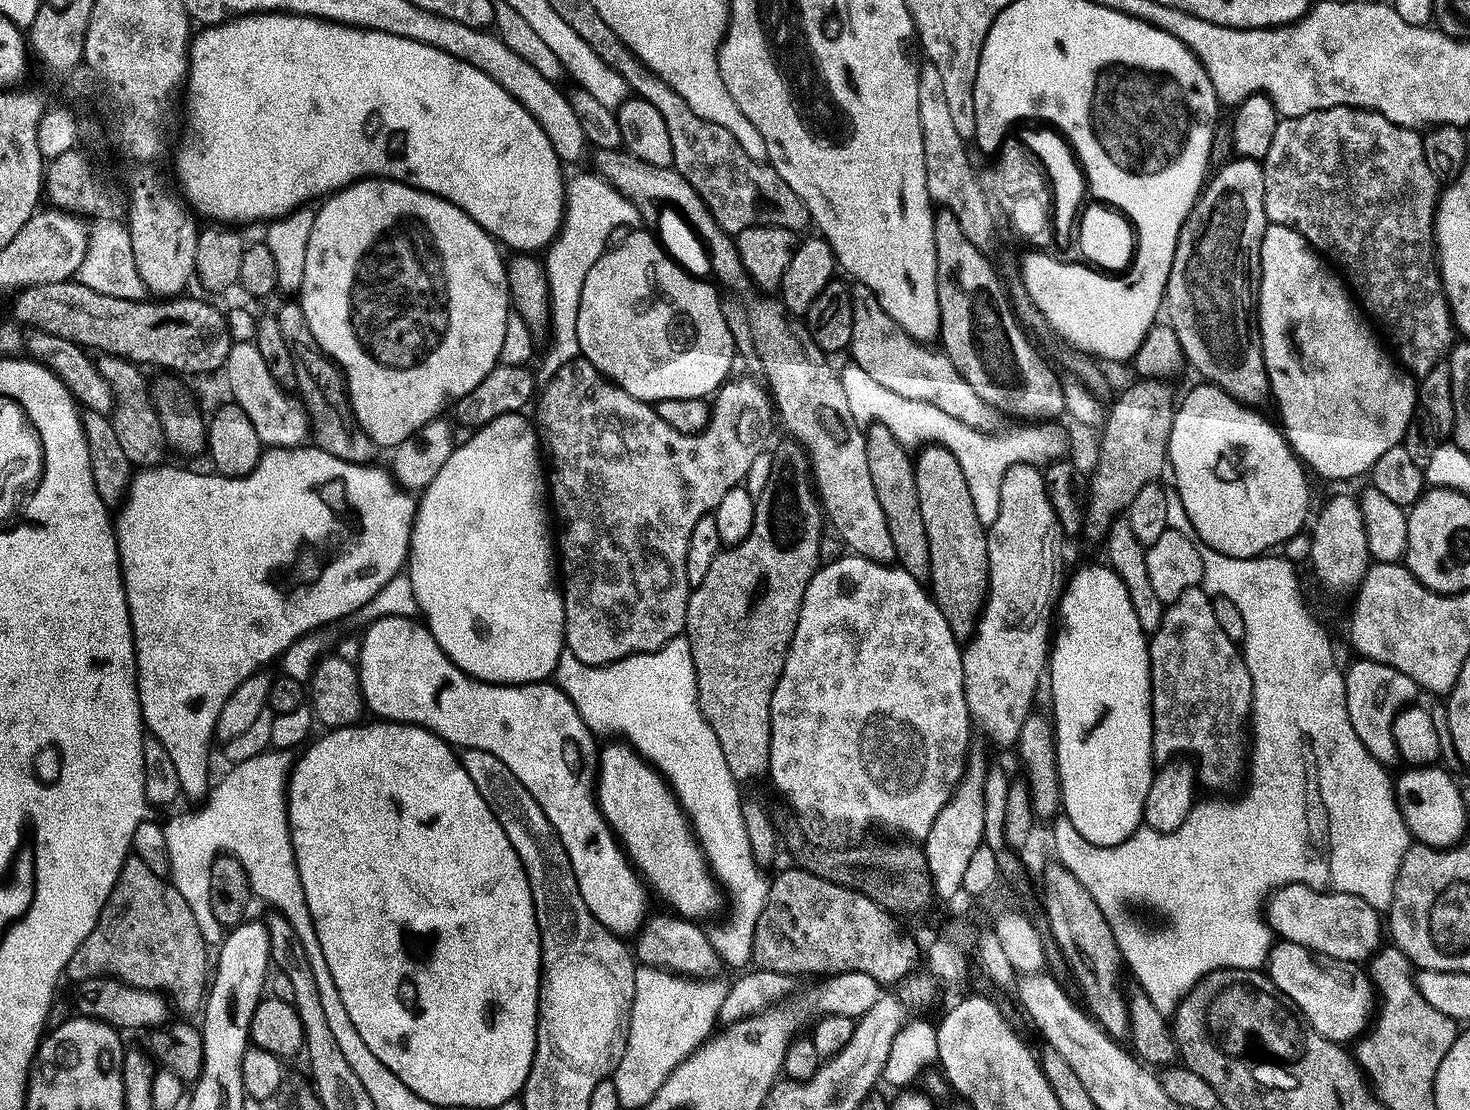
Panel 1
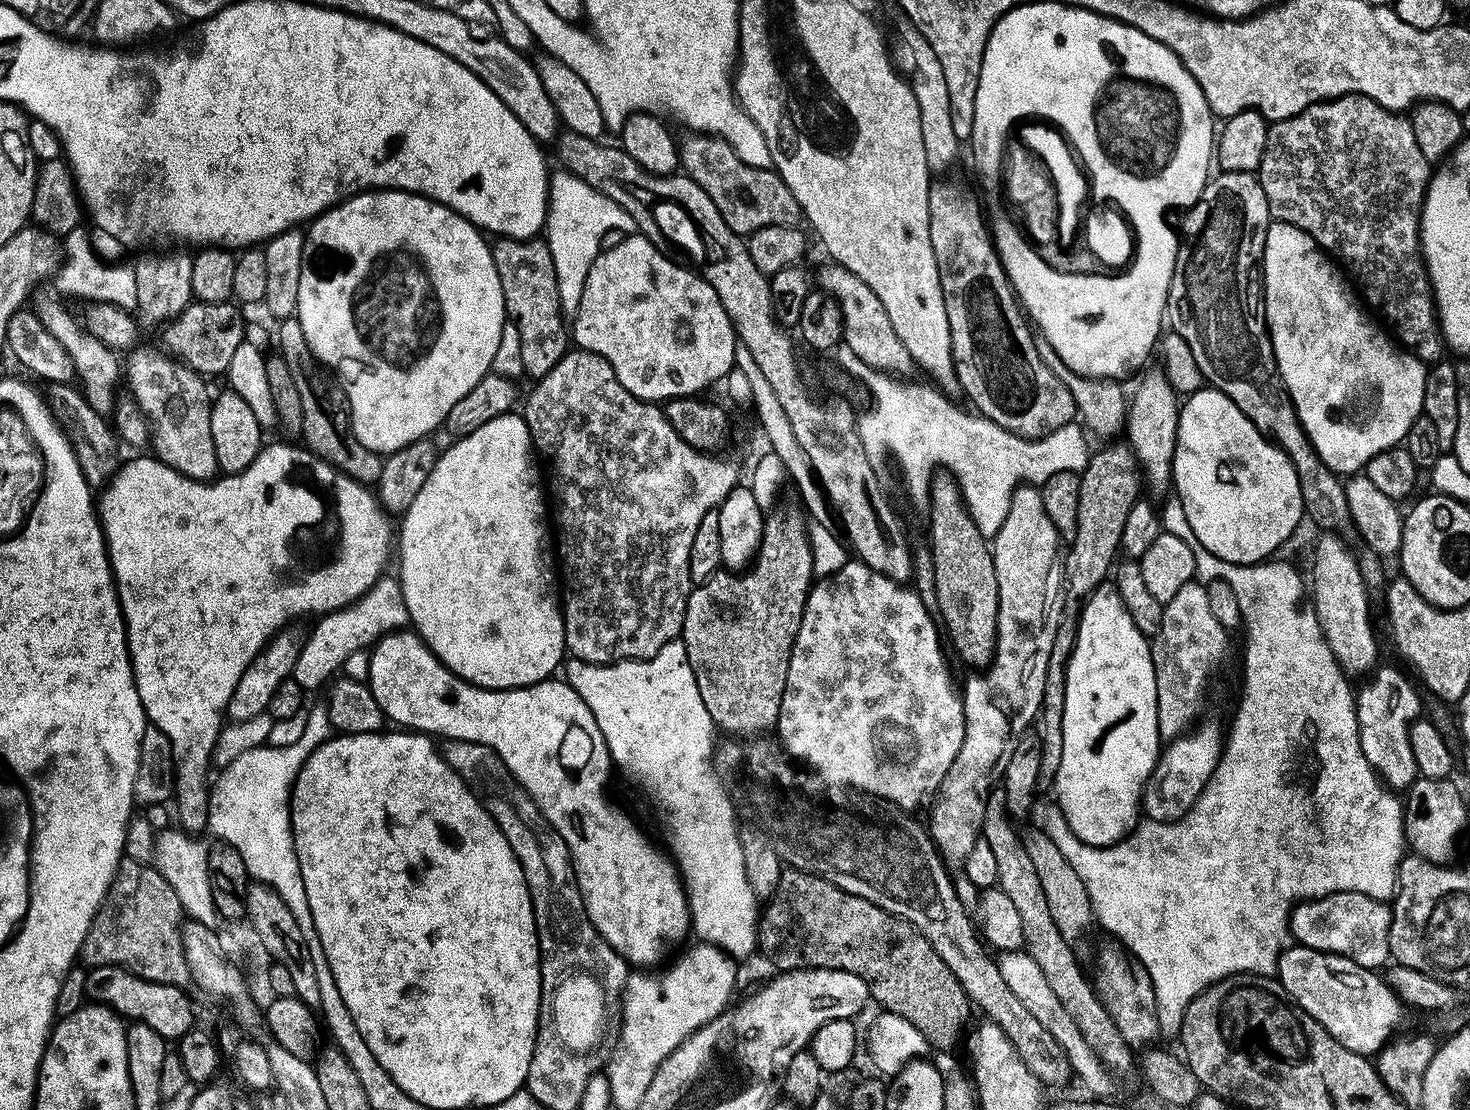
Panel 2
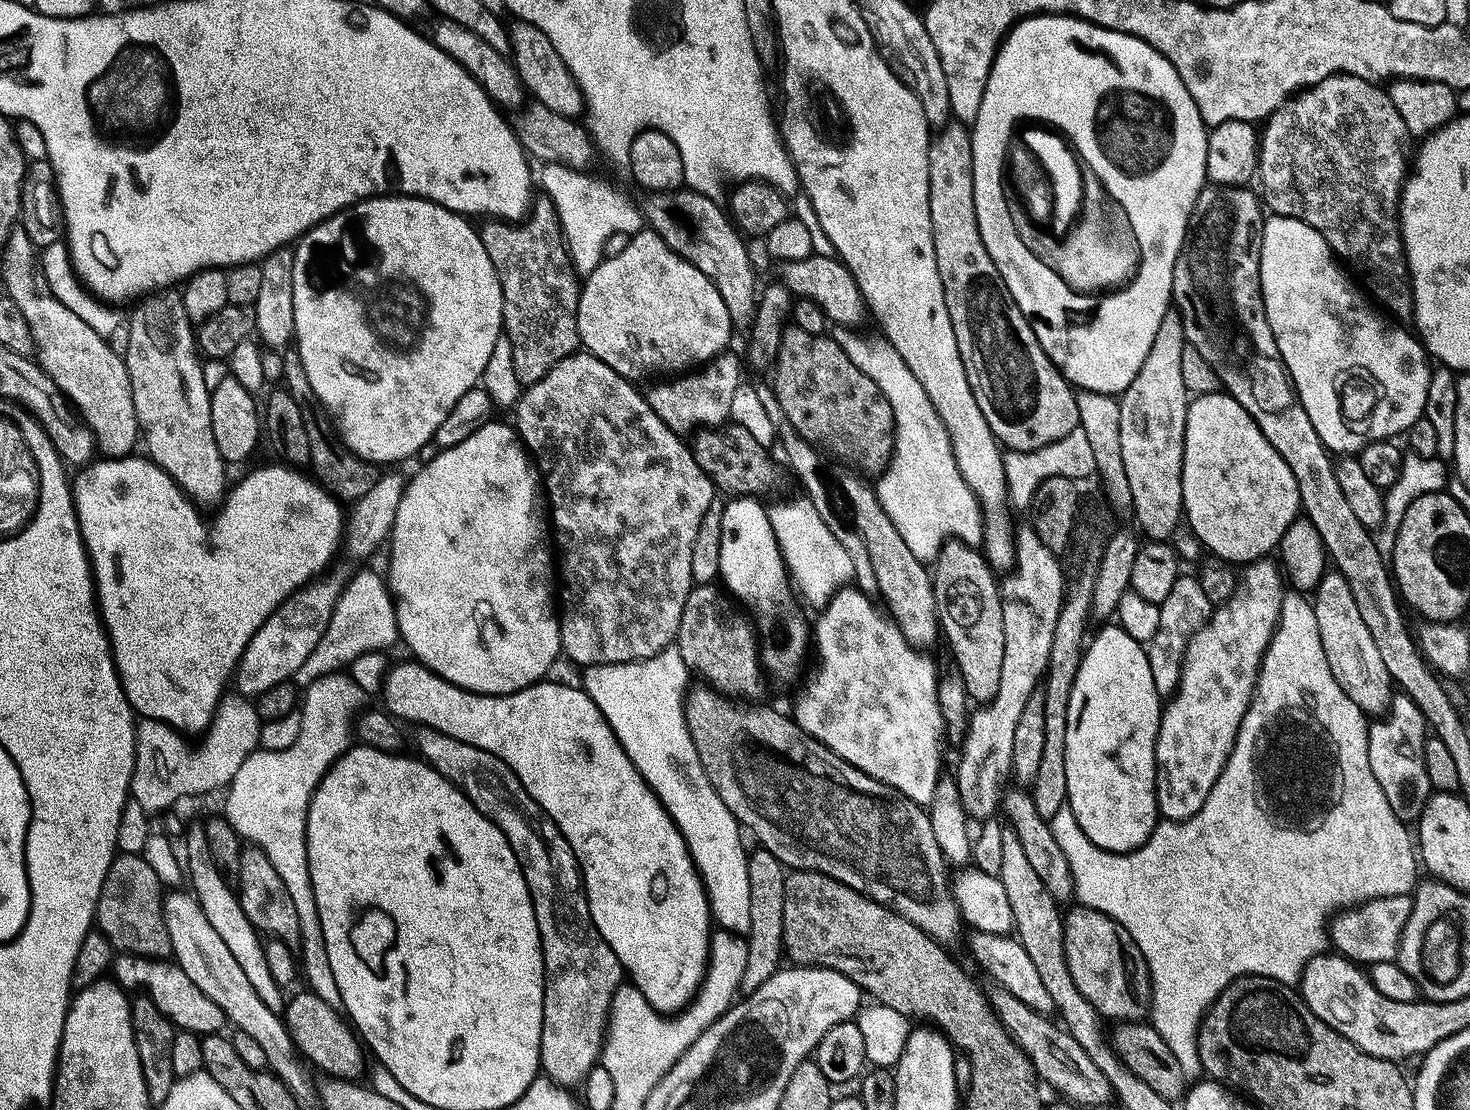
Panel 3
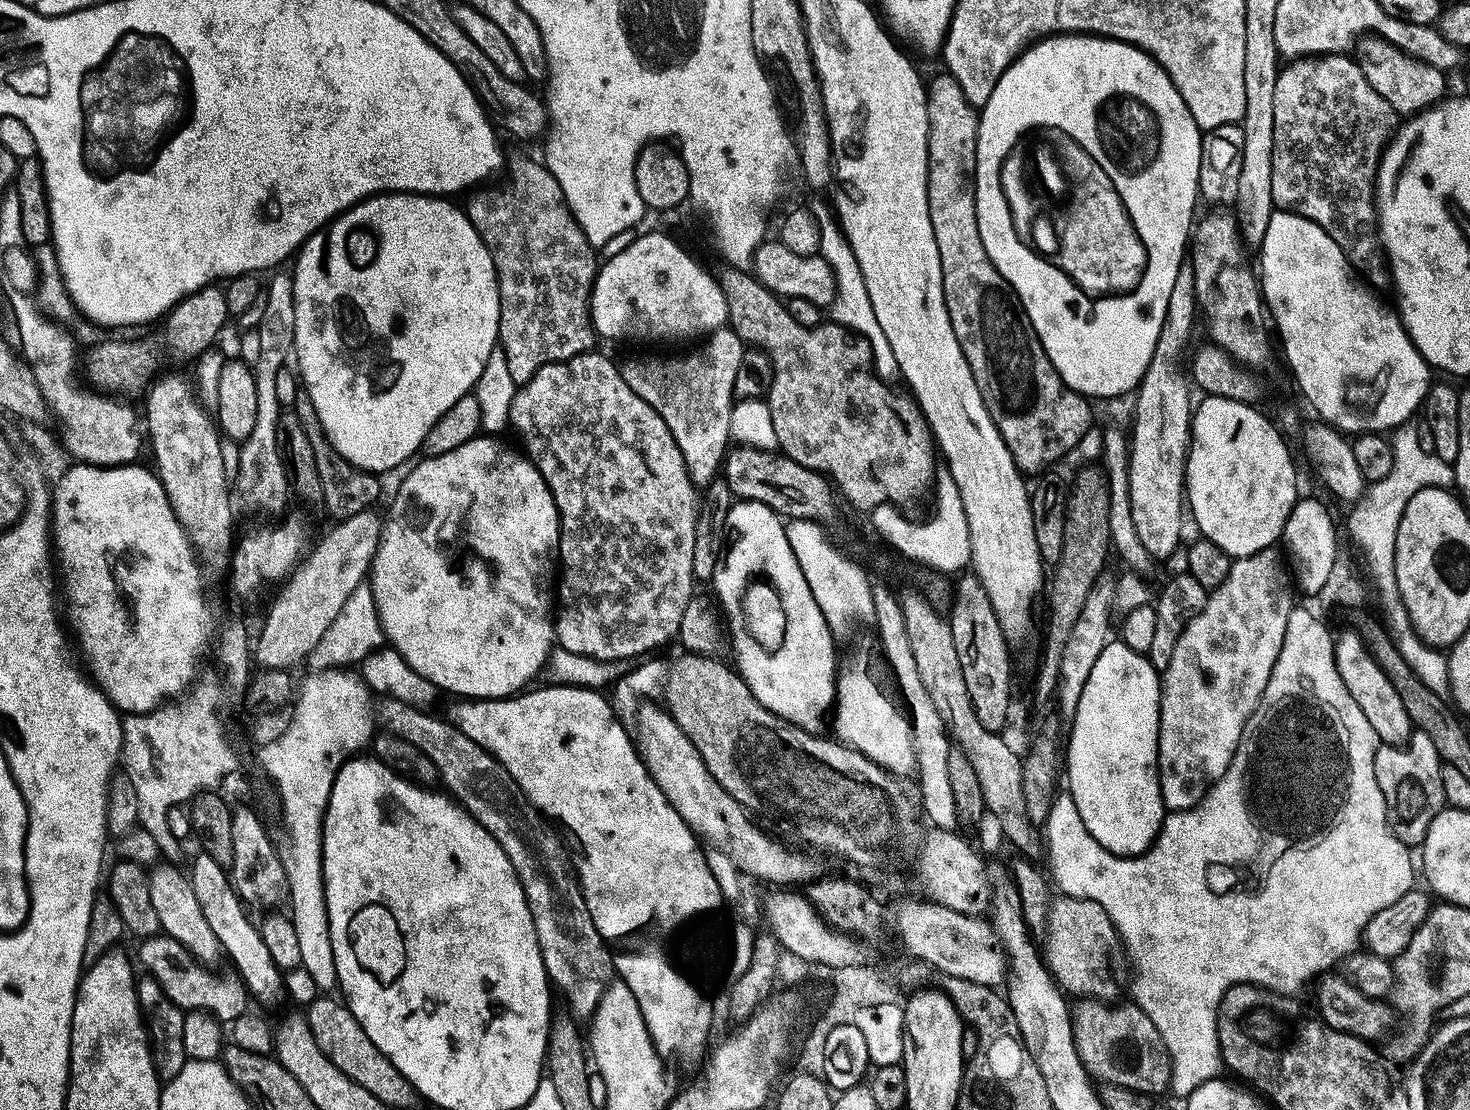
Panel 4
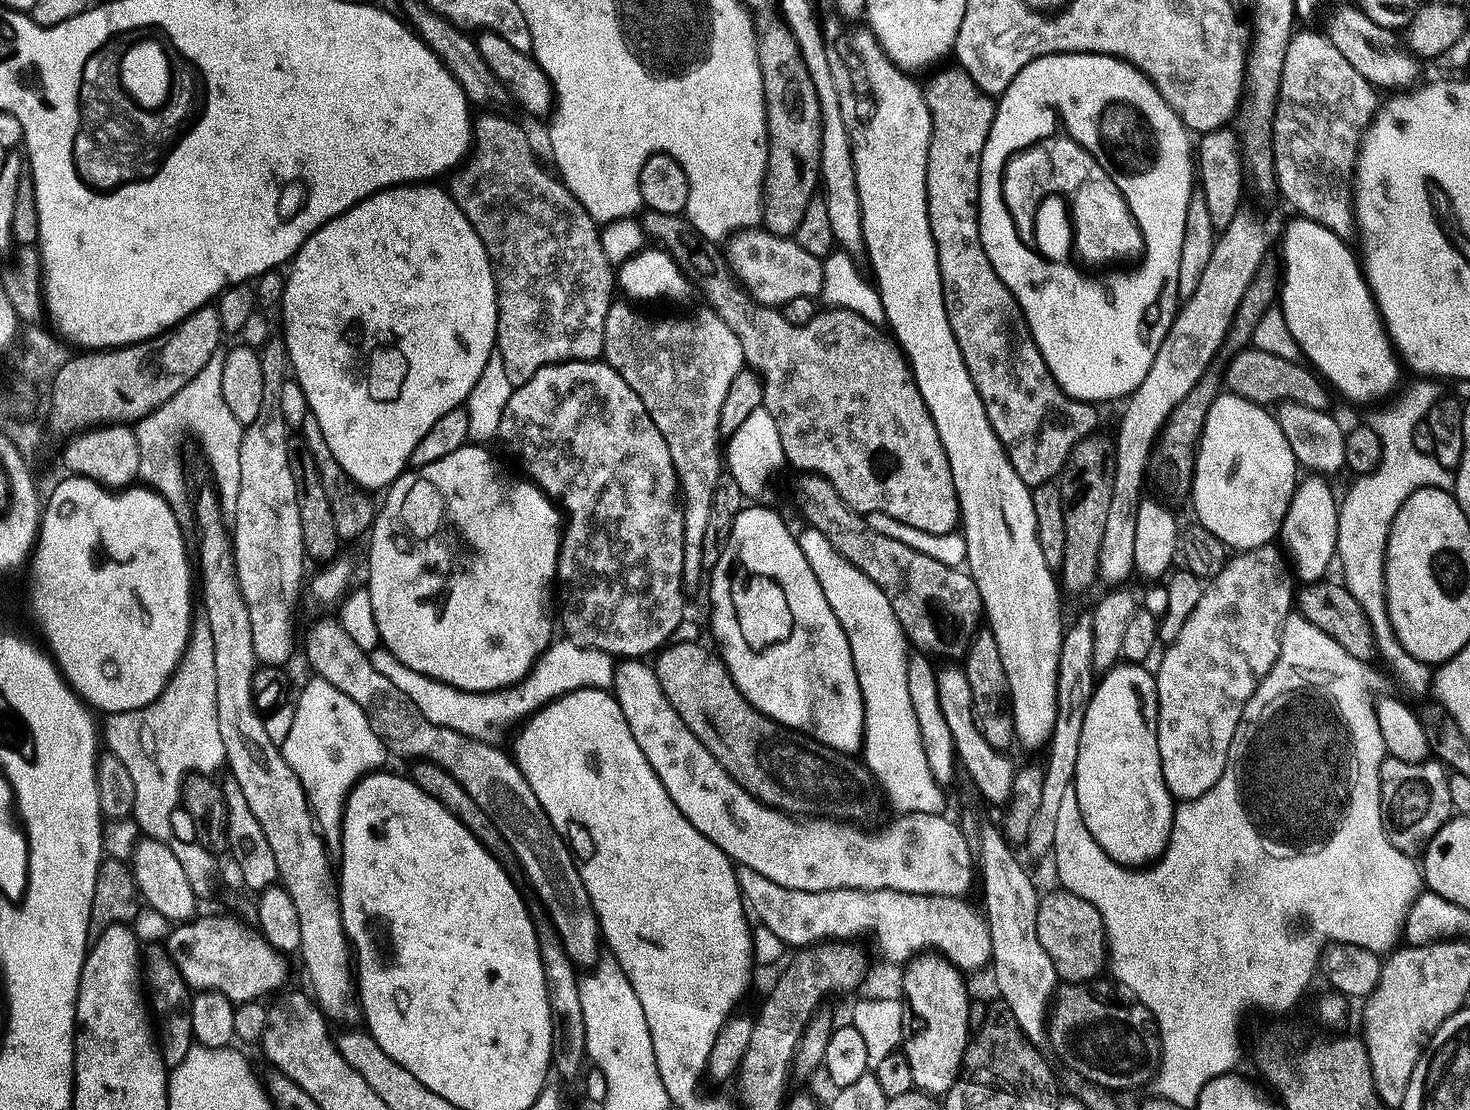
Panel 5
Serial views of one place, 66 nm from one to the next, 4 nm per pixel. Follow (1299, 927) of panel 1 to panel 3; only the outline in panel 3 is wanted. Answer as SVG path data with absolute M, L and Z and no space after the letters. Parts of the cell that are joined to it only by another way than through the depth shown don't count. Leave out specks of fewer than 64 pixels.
M1411 895L1391 896L1386 900L1370 900L1337 915L1330 926L1330 940L1334 948L1336 944L1335 951L1357 966L1395 961L1400 955L1402 934L1406 922L1410 922L1413 903Z

